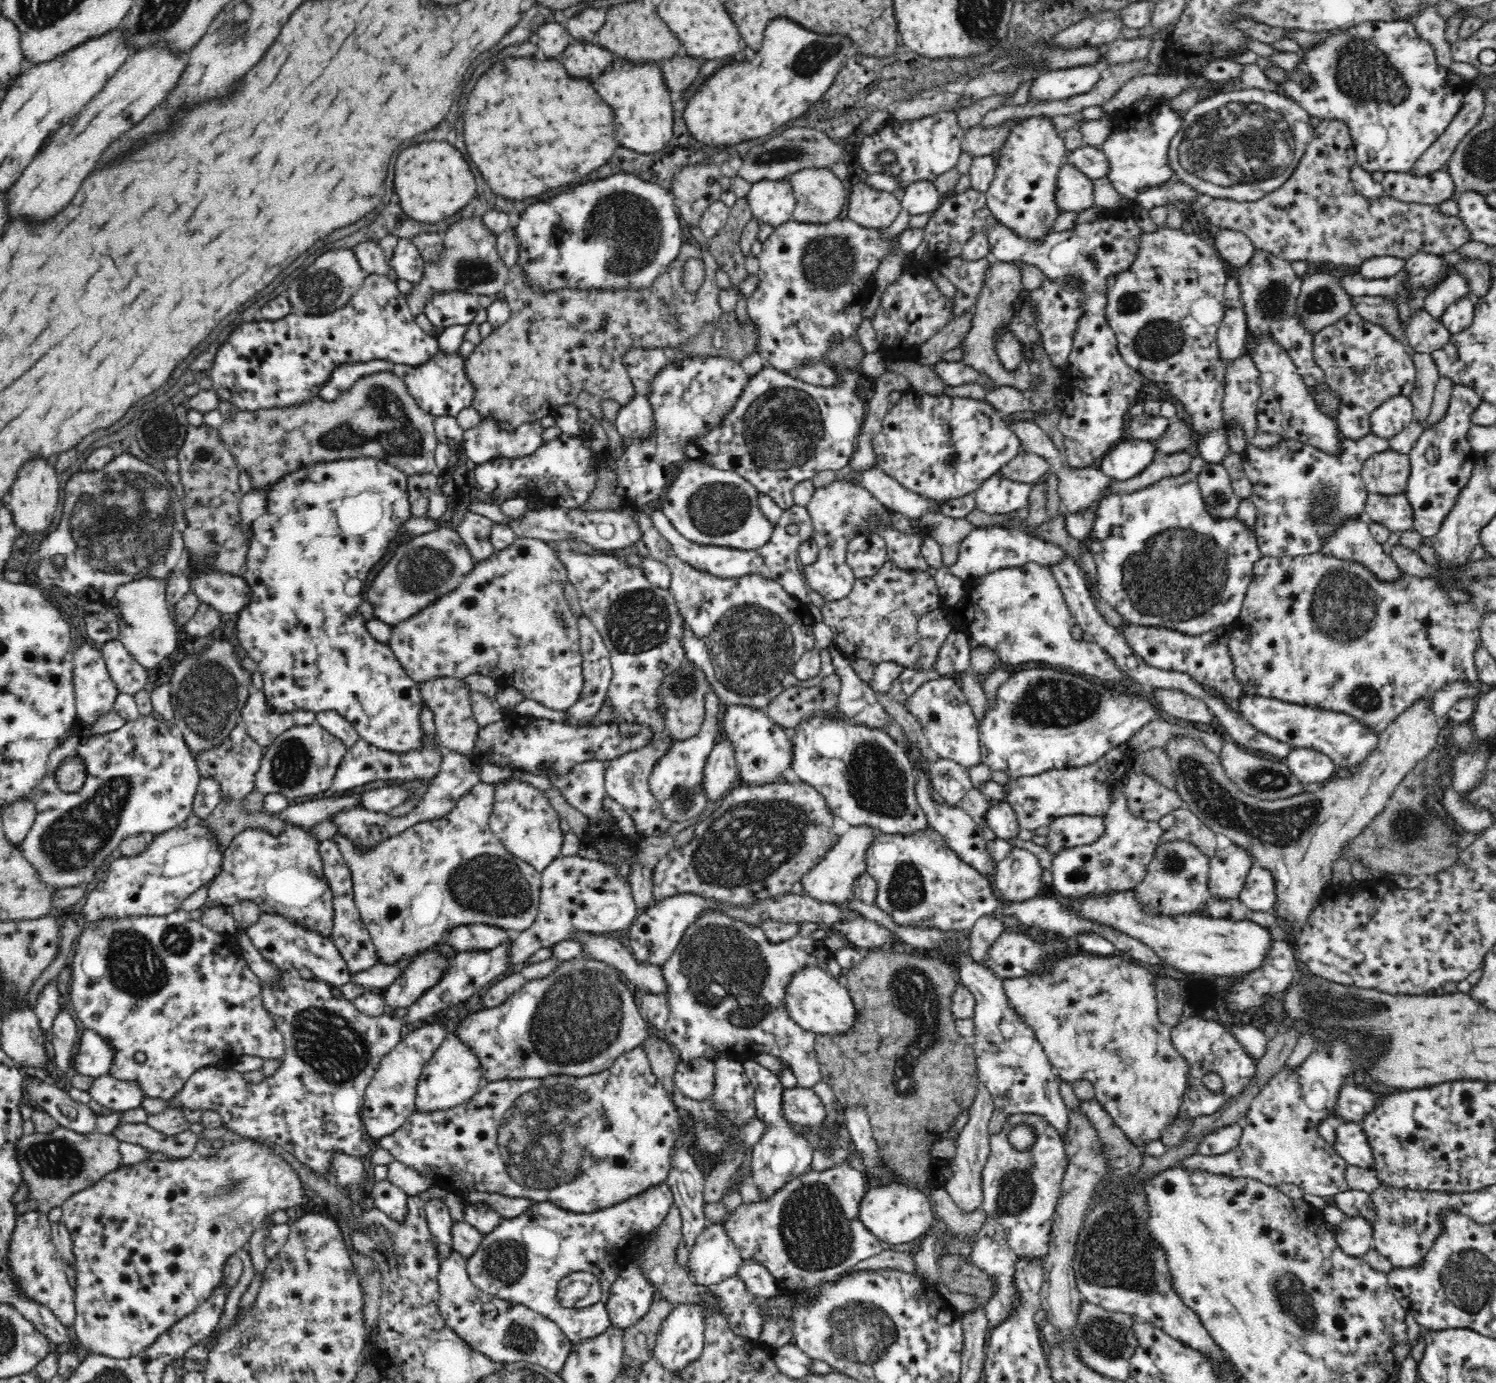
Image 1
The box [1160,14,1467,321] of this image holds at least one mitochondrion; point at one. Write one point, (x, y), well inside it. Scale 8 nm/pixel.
(1242, 144)

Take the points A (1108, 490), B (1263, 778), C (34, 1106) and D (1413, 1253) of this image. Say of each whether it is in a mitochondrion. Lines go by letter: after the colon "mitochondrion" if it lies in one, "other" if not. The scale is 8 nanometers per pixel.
A: other
B: mitochondrion
C: other
D: other

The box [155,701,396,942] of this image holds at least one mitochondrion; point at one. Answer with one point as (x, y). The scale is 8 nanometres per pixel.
(288, 768)

